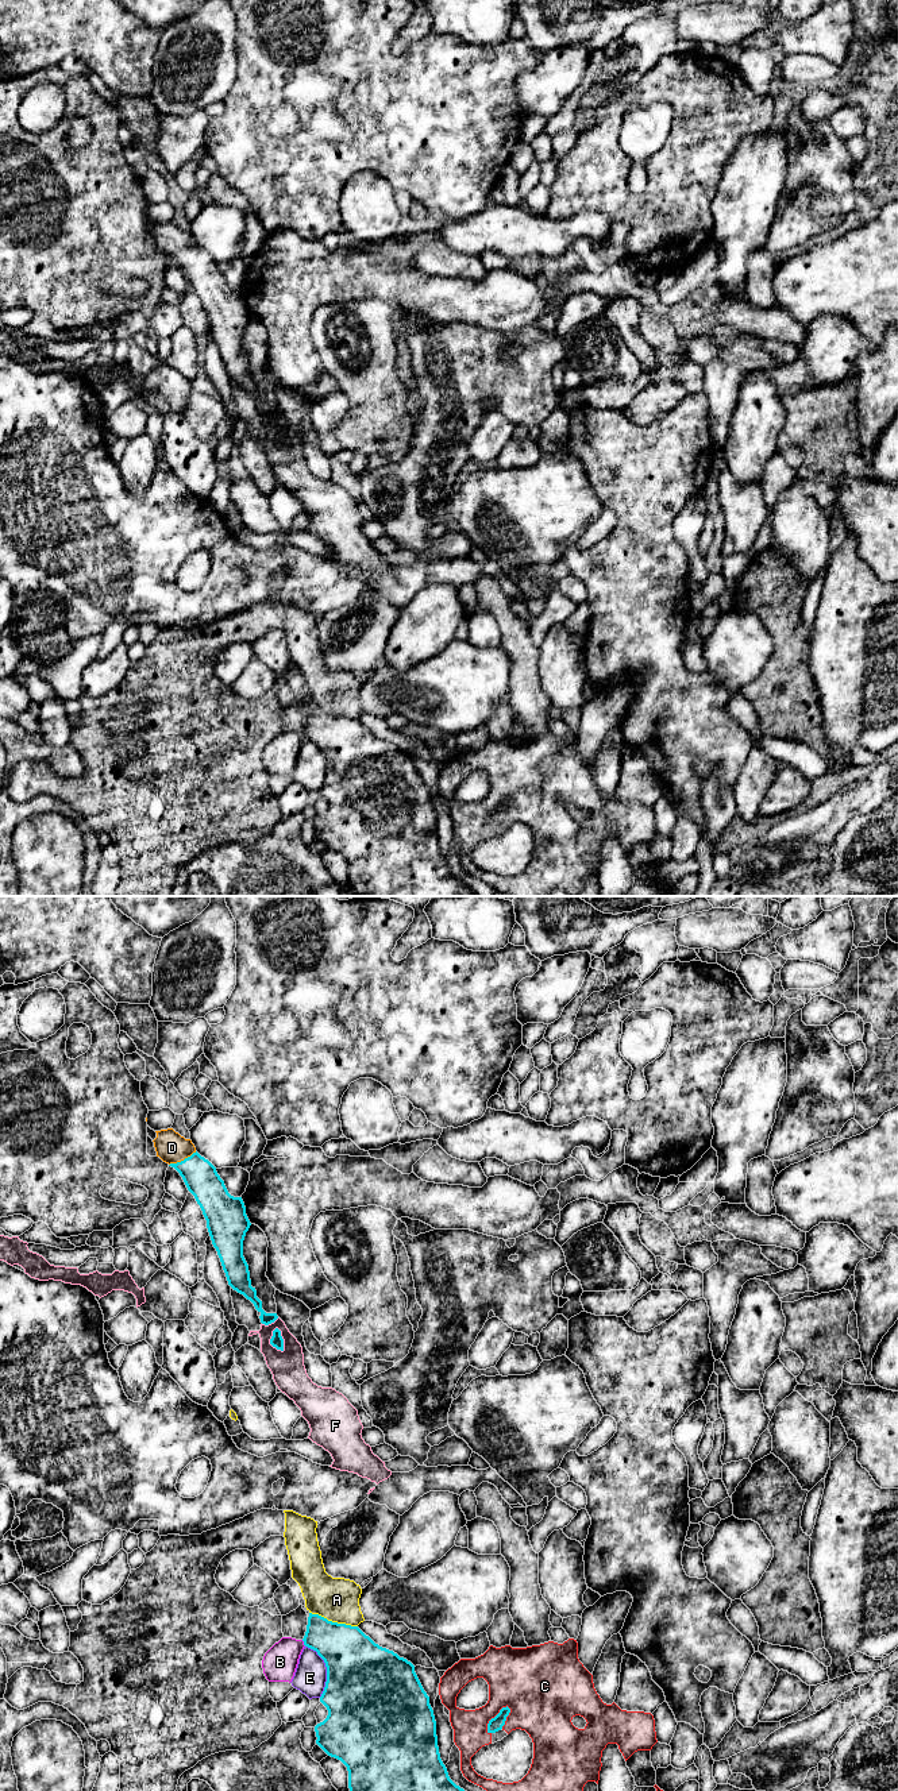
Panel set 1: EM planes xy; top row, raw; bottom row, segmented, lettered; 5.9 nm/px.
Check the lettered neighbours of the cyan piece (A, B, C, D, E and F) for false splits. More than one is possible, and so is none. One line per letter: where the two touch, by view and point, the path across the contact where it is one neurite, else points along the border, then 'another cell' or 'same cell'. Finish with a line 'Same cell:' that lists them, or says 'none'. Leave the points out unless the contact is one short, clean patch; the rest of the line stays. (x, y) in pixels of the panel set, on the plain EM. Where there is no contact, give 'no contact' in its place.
A: xy (334, 715) | another cell
B: xy (304, 736) | along xy (301, 733), (305, 738) | another cell
C: xy (492, 811) | another cell
D: xy (184, 253) | across xy (200, 269), (184, 253), (172, 240) | same cell
E: xy (327, 763) | another cell
F: xy (282, 432) | another cell
Same cell: D

